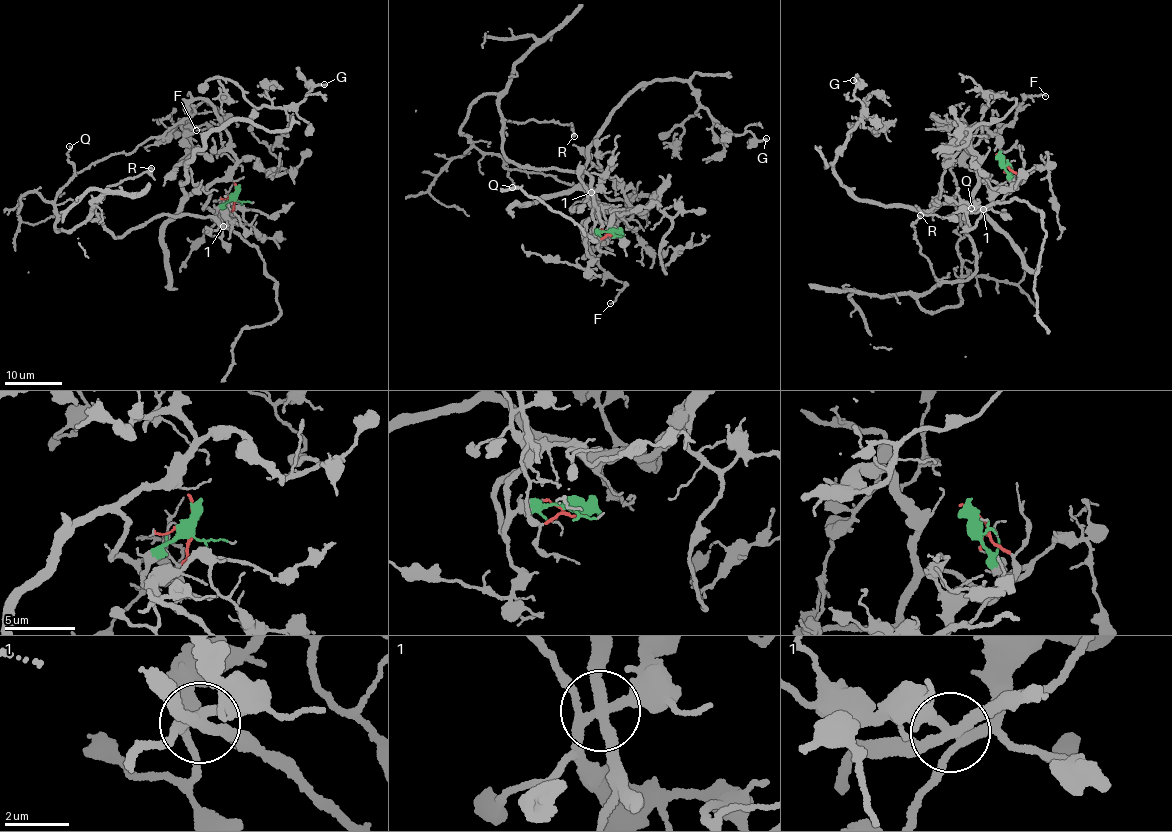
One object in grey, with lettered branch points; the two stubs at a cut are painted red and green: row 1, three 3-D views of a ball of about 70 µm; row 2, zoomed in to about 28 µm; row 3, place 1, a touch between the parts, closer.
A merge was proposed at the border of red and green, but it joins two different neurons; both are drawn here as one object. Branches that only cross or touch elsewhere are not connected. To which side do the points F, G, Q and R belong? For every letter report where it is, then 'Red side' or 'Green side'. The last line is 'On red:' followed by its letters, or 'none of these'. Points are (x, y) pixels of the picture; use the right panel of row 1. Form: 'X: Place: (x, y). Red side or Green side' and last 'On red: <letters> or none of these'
F: Place: (1045, 96). Green side
G: Place: (853, 80). Green side
Q: Place: (971, 208). Red side
R: Place: (920, 215). Red side
On red: Q, R

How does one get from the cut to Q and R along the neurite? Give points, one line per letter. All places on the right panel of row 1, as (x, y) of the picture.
Q: (1003, 157), (1017, 185), (964, 217), (974, 272), (922, 293), (924, 310), (961, 303), (958, 225), (972, 208)
R: (1003, 157), (1017, 185), (964, 217), (978, 261), (966, 280), (941, 283), (934, 273), (914, 234), (920, 214)

